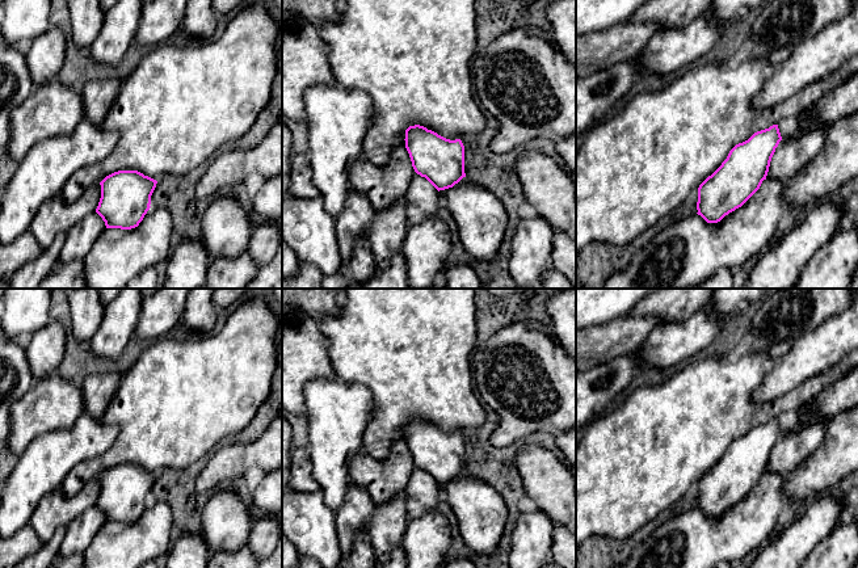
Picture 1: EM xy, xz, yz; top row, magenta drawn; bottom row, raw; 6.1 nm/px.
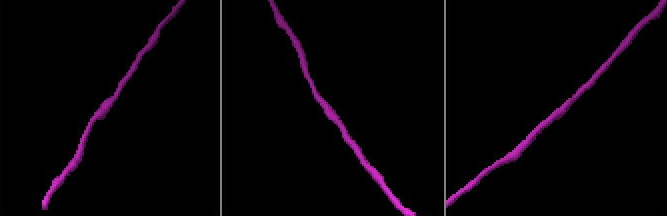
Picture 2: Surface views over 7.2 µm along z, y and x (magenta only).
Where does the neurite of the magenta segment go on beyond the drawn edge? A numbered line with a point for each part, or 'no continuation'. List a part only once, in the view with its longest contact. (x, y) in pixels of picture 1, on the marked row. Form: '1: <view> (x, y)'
no continuation

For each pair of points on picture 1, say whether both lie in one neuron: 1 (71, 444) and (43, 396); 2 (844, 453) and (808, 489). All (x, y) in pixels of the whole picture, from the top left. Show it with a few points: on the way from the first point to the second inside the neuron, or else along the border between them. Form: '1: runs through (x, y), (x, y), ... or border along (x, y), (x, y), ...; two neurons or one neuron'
1: border along (84, 412), (70, 426), (45, 432), (33, 440); two neurons
2: runs through (835, 462), (816, 480); one neuron

